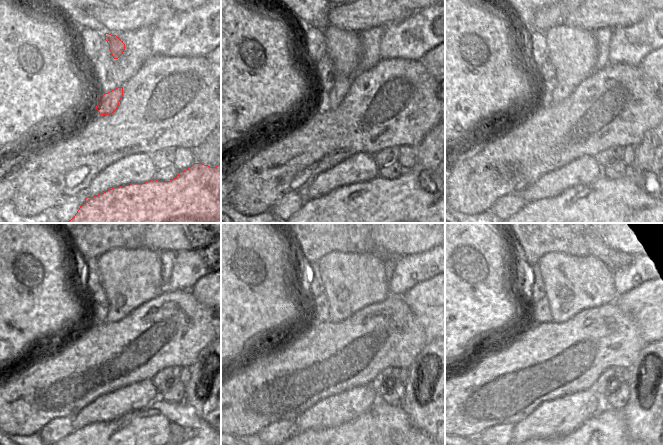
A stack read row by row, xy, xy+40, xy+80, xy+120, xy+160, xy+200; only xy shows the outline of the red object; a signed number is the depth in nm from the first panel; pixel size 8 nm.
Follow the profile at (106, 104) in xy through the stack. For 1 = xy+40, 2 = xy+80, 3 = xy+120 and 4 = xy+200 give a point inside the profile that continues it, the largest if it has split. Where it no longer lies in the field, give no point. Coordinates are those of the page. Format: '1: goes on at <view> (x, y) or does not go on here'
1: goes on at xy+40 (343, 47)
2: goes on at xy+80 (572, 51)
3: goes on at xy+120 (129, 277)
4: goes on at xy+200 (572, 284)

